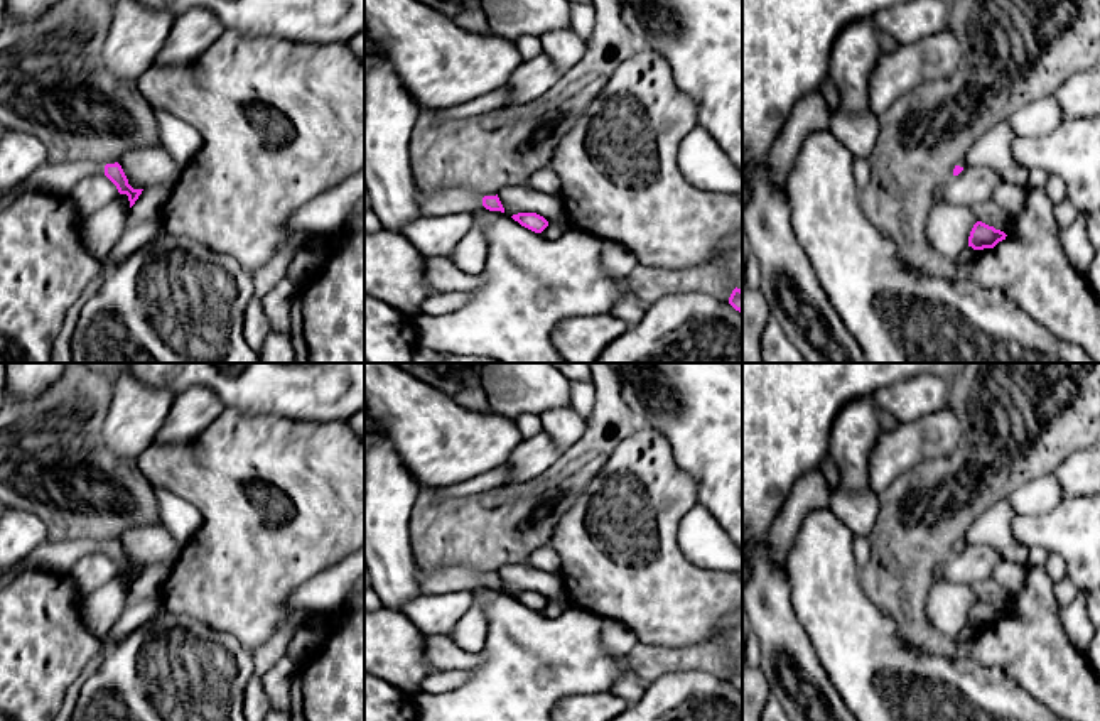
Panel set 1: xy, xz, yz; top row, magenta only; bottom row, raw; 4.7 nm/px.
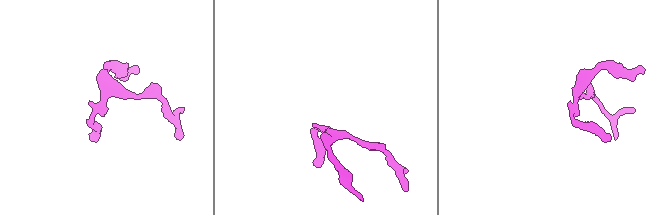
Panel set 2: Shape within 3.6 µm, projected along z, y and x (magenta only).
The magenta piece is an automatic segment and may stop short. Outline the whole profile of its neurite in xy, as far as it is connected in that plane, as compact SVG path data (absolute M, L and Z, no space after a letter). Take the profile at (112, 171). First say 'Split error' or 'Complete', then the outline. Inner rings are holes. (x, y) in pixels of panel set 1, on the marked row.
Split error. M74 160L62 164L44 162L25 181L19 182L0 199L0 211L12 206L13 201L29 191L47 191L61 196L69 196L74 186L93 174L105 174L118 189L127 194L130 208L135 204L143 189L133 189L118 162L94 164L89 160Z

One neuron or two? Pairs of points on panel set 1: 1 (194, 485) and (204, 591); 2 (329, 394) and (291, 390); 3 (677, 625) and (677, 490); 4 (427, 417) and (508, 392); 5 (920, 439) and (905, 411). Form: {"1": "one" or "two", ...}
{"1": "one", "2": "one", "3": "one", "4": "two", "5": "two"}

